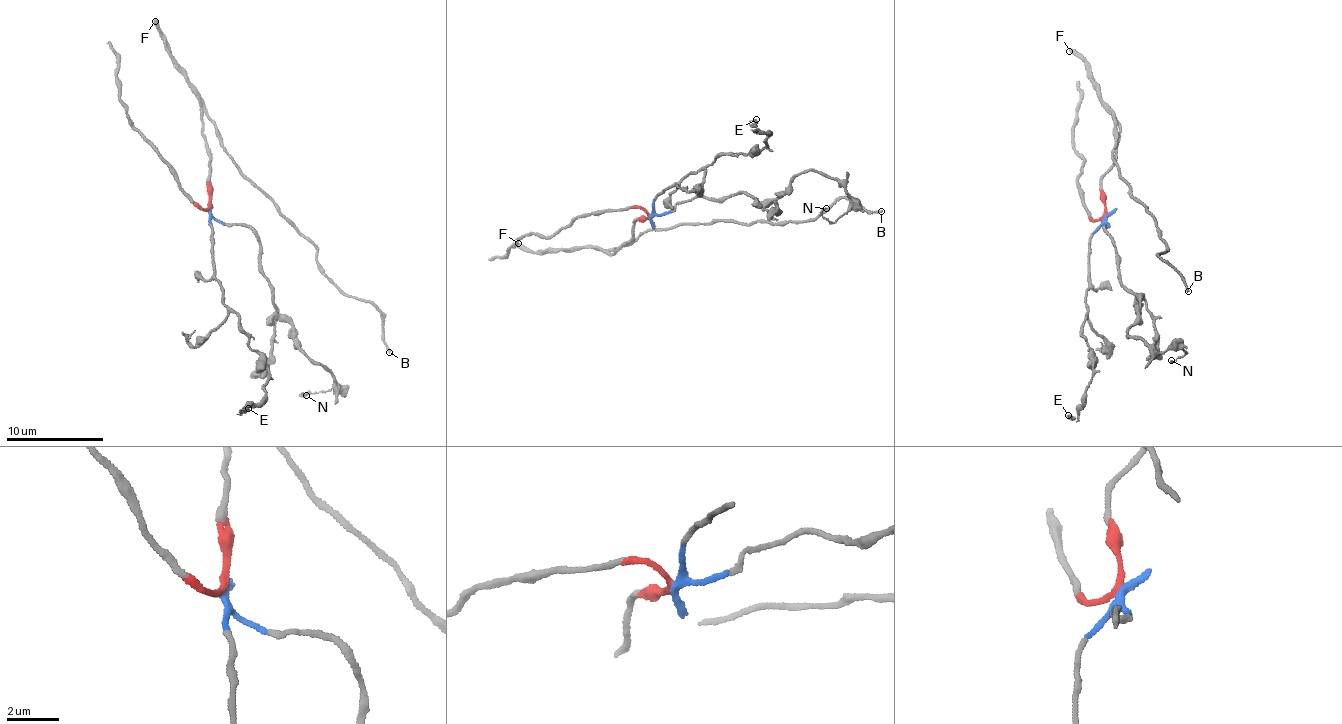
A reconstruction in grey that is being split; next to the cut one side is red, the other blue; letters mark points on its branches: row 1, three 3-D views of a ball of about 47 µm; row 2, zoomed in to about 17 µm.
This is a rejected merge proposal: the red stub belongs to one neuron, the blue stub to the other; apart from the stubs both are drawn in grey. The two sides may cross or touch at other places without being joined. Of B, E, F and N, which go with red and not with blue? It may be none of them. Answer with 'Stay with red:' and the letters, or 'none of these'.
Stay with red: B, F

